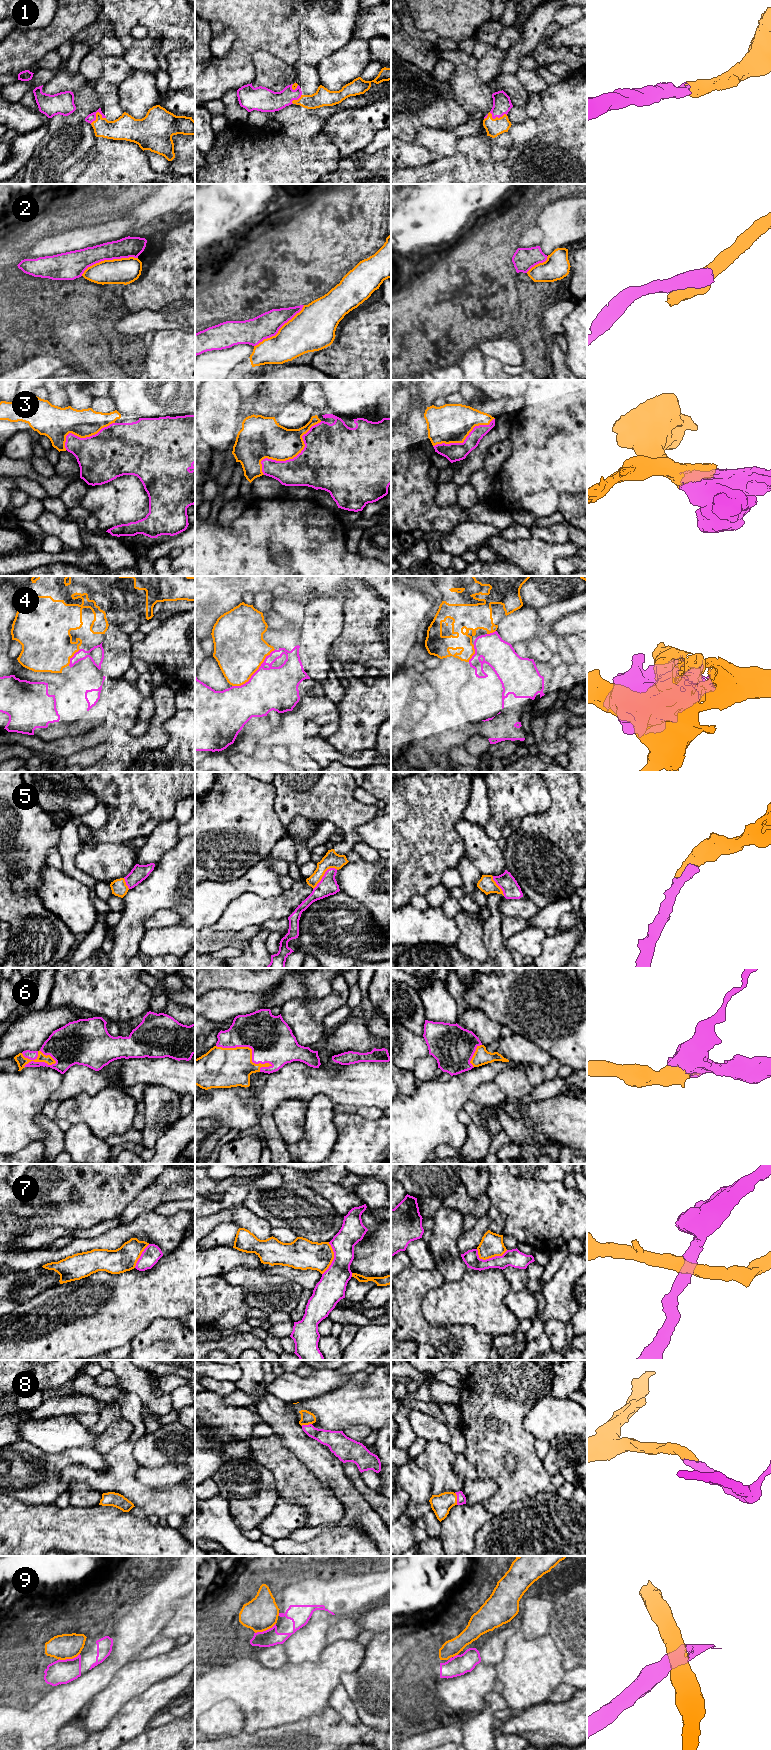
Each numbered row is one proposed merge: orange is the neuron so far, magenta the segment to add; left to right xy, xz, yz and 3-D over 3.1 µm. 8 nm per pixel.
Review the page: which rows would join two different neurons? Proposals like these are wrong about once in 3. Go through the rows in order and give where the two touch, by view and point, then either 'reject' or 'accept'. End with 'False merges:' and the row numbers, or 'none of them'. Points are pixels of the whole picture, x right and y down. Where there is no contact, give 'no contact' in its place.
1: xy (96, 114) | accept
2: xy (108, 260) | reject
3: xz (291, 458) | accept
4: xz (255, 671) | reject
5: xz (323, 875) | accept
6: xz (250, 1048) | accept
7: yz (489, 1257) | reject
8: yz (456, 1498) | accept
9: xy (68, 1658) | reject
False merges: 2, 4, 7, 9

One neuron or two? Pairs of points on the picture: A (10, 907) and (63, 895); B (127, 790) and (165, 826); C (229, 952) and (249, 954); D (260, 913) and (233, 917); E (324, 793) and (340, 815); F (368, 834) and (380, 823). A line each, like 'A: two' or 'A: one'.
A: two
B: two
C: two
D: one
E: one
F: one

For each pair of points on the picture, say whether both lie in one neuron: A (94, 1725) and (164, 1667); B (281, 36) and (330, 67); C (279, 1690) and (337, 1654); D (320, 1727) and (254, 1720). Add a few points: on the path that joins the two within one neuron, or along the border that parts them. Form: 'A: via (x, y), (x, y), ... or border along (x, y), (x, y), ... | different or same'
A: via (108, 1706), (138, 1676), (145, 1673) | same
B: border along (340, 48), (325, 56), (316, 66) | different
C: via (293, 1690), (301, 1690), (323, 1668) | same
D: border along (310, 1716), (265, 1729) | different

